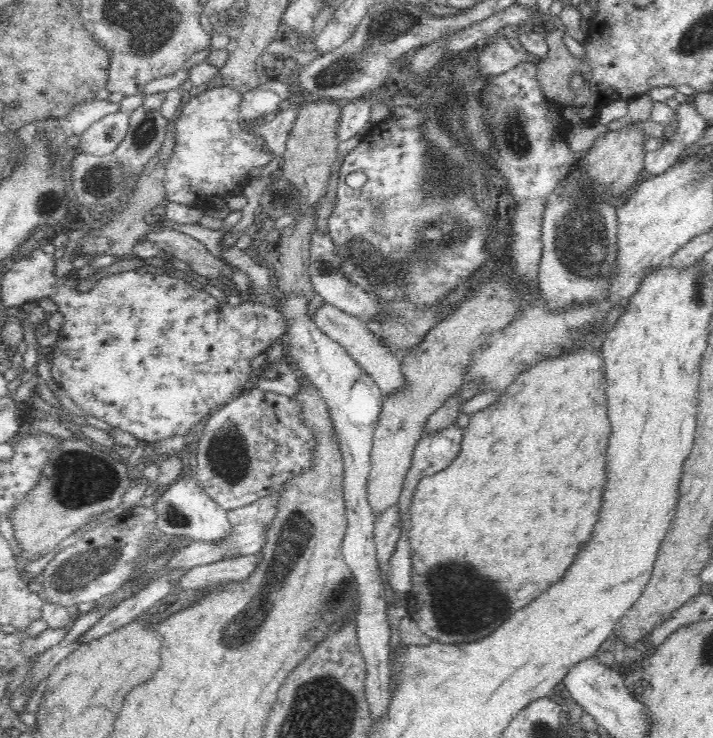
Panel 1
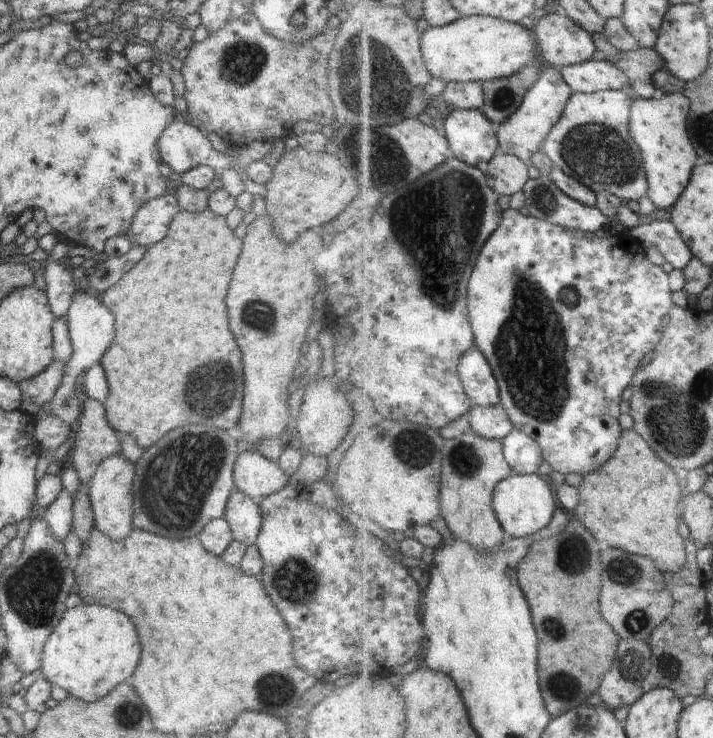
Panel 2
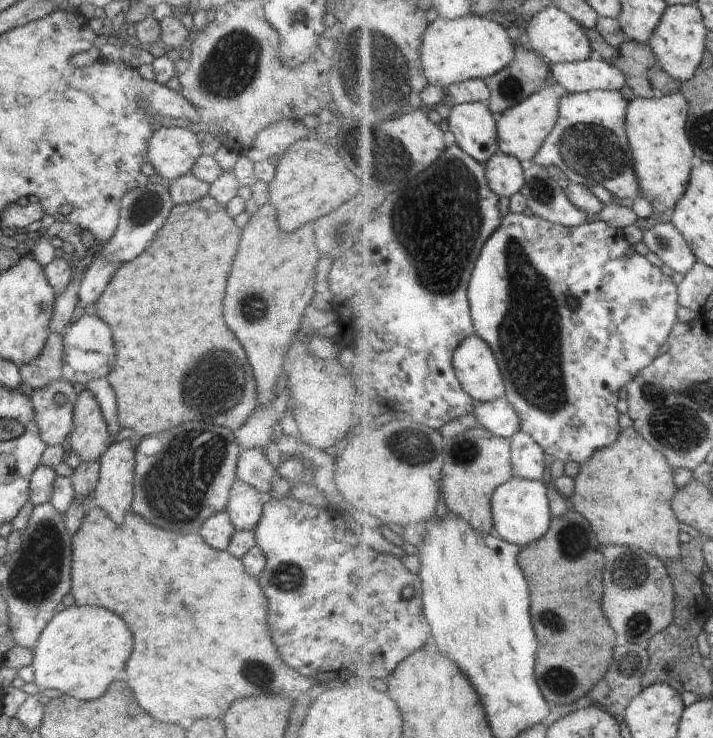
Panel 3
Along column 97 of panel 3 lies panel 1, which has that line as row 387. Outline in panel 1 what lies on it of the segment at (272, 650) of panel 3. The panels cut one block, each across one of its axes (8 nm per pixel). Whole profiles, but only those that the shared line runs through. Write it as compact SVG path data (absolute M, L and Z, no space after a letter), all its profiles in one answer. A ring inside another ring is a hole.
M590 344L540 360L527 371L520 373L495 404L470 415L469 424L463 428L460 454L450 462L450 466L420 479L409 506L412 588L406 596L407 614L418 622L420 630L432 640L442 644L466 644L482 640L484 636L492 634L502 622L506 622L508 614L530 604L534 596L548 590L554 582L560 582L560 578L566 574L568 566L572 564L572 558L590 538L598 520L598 510L602 506L602 490L606 484L606 446L610 438L610 422L606 416L606 381L602 353Z

